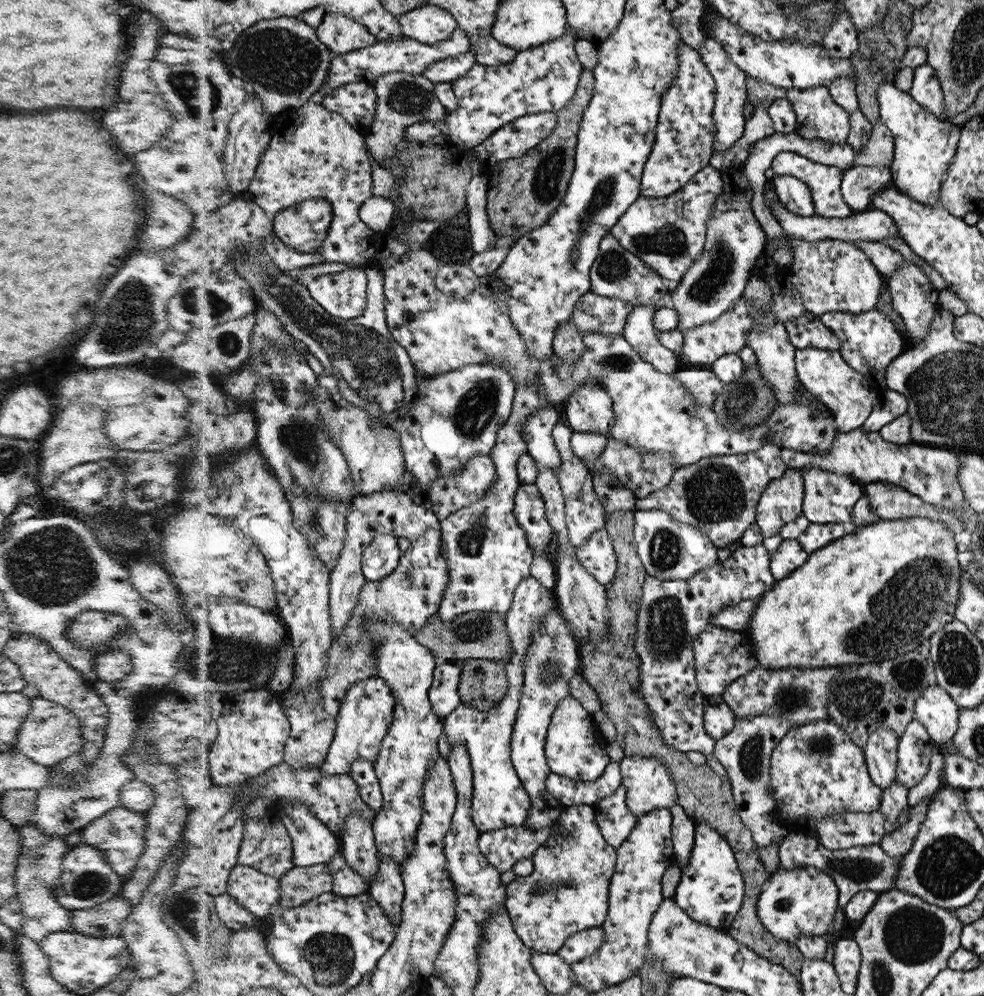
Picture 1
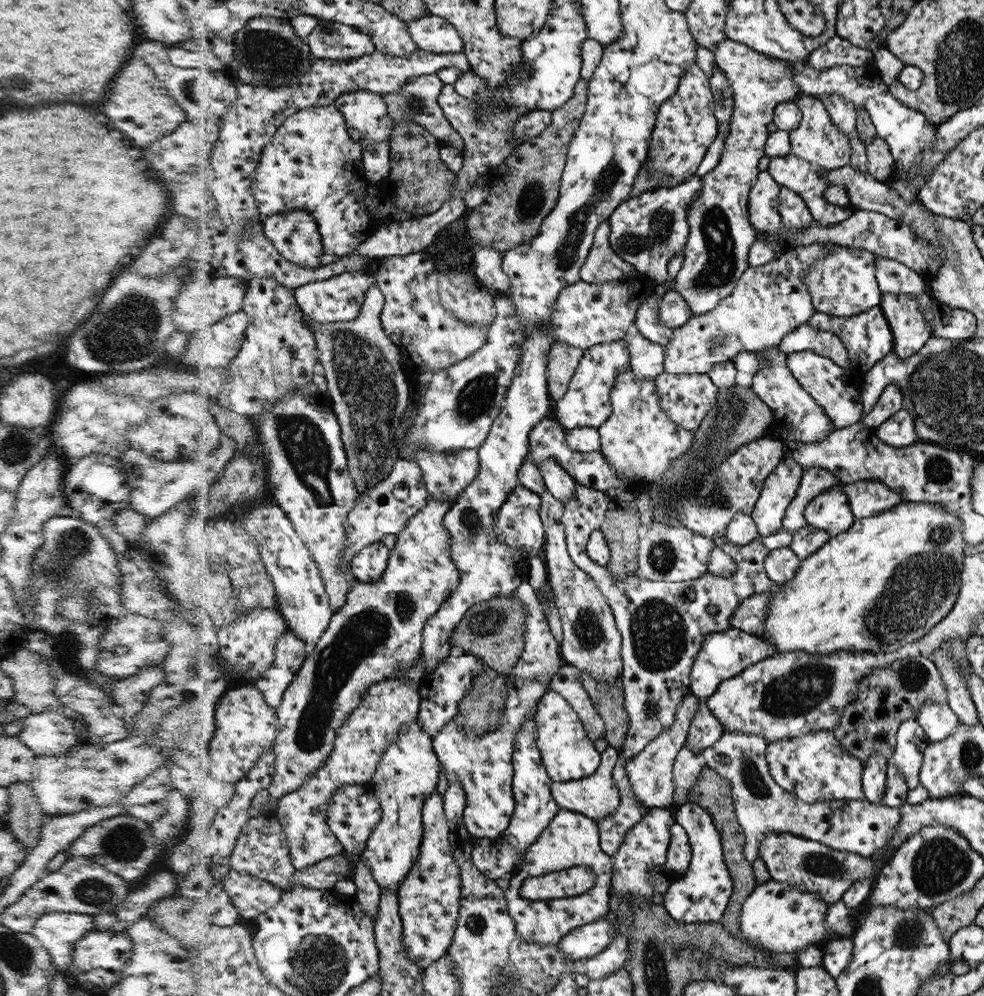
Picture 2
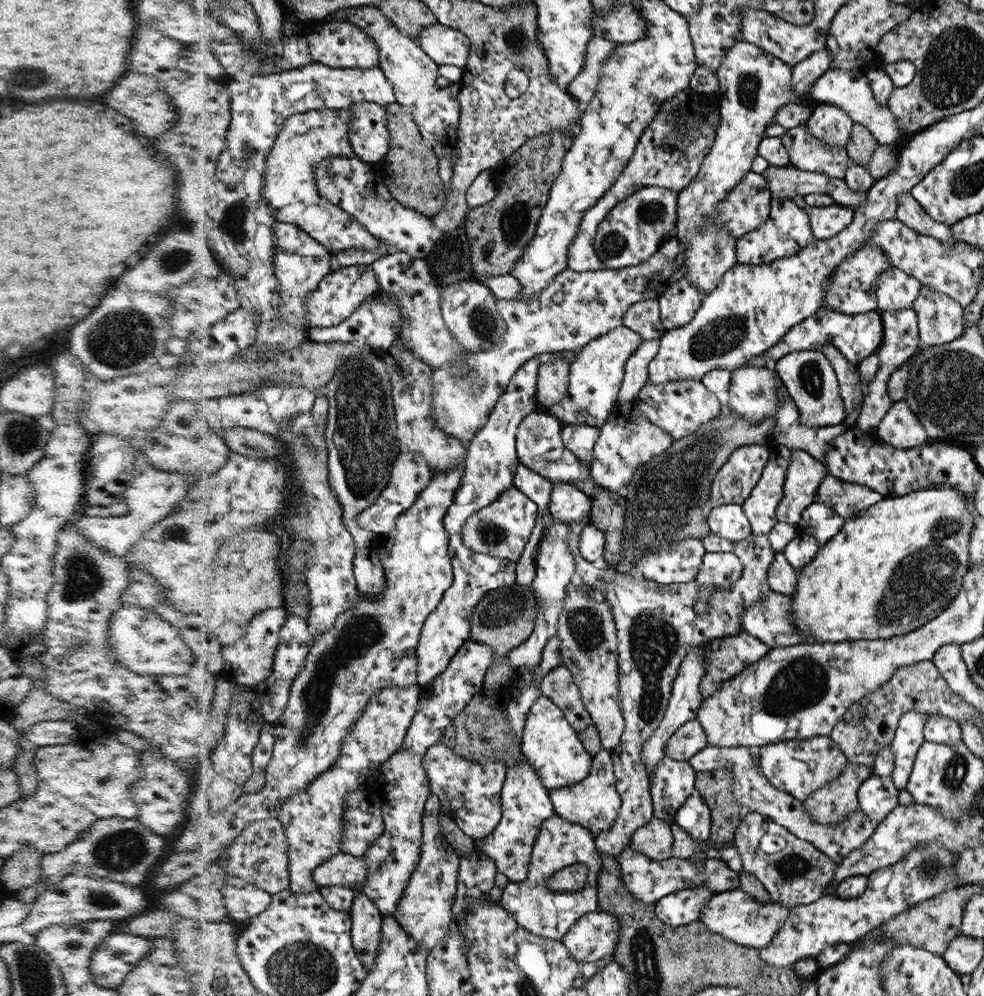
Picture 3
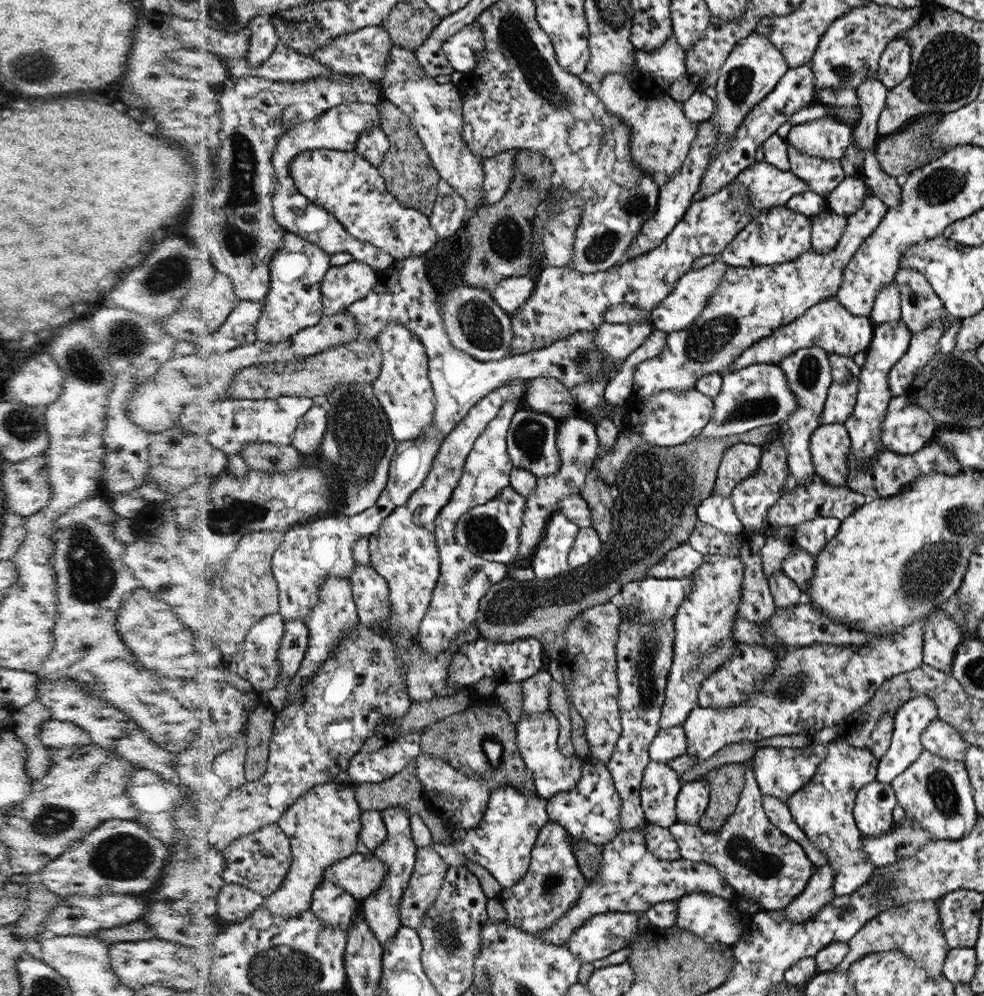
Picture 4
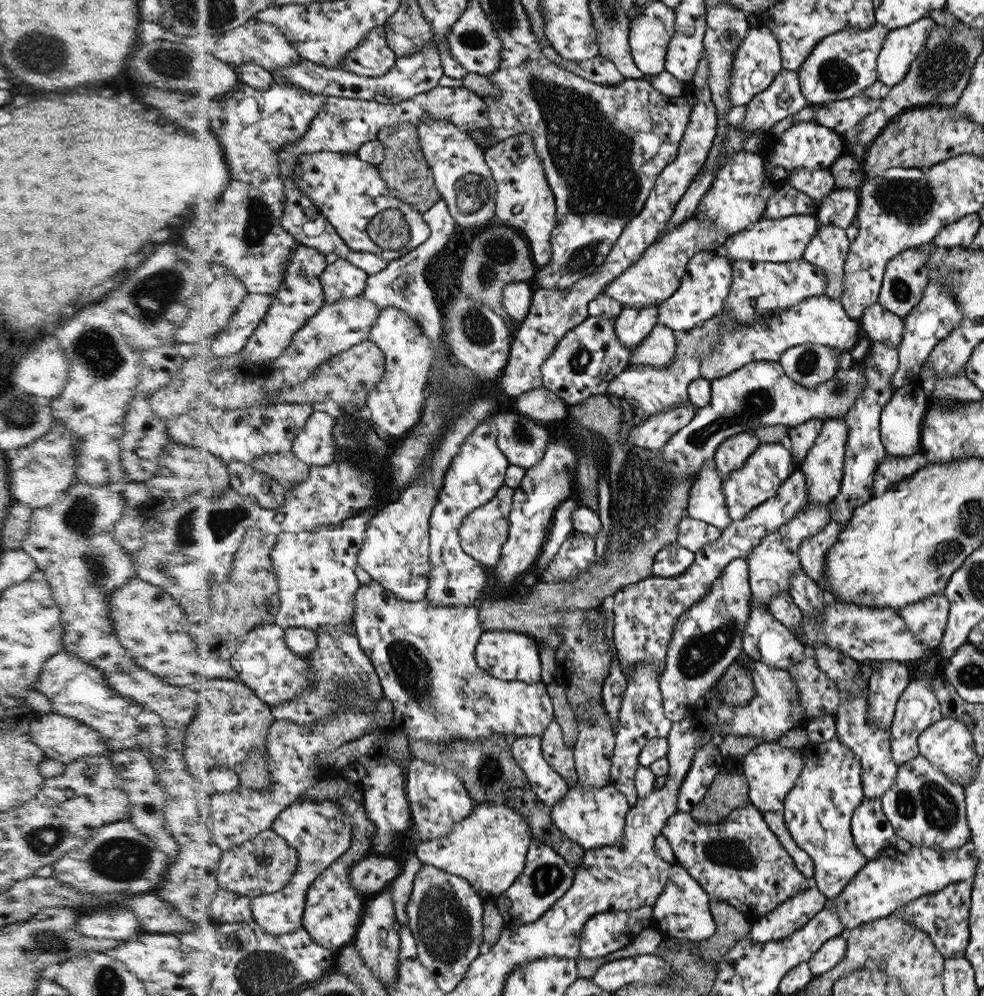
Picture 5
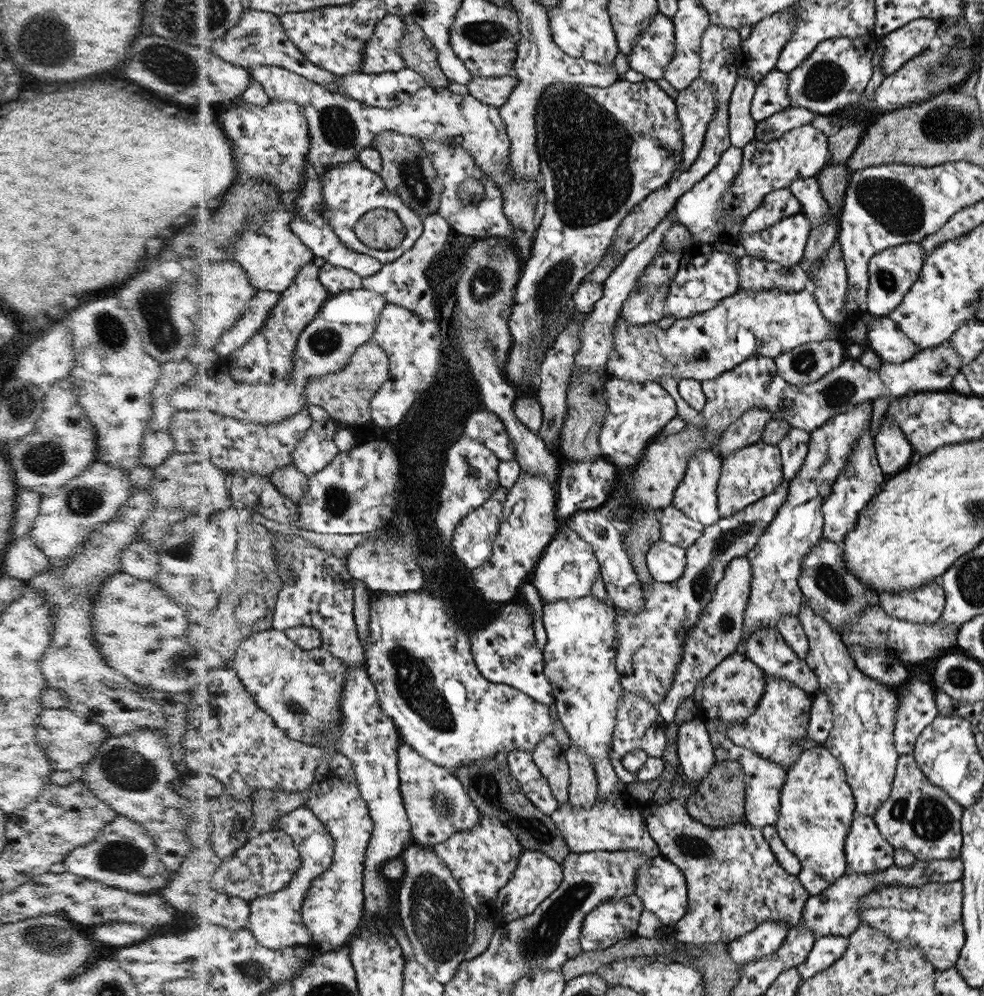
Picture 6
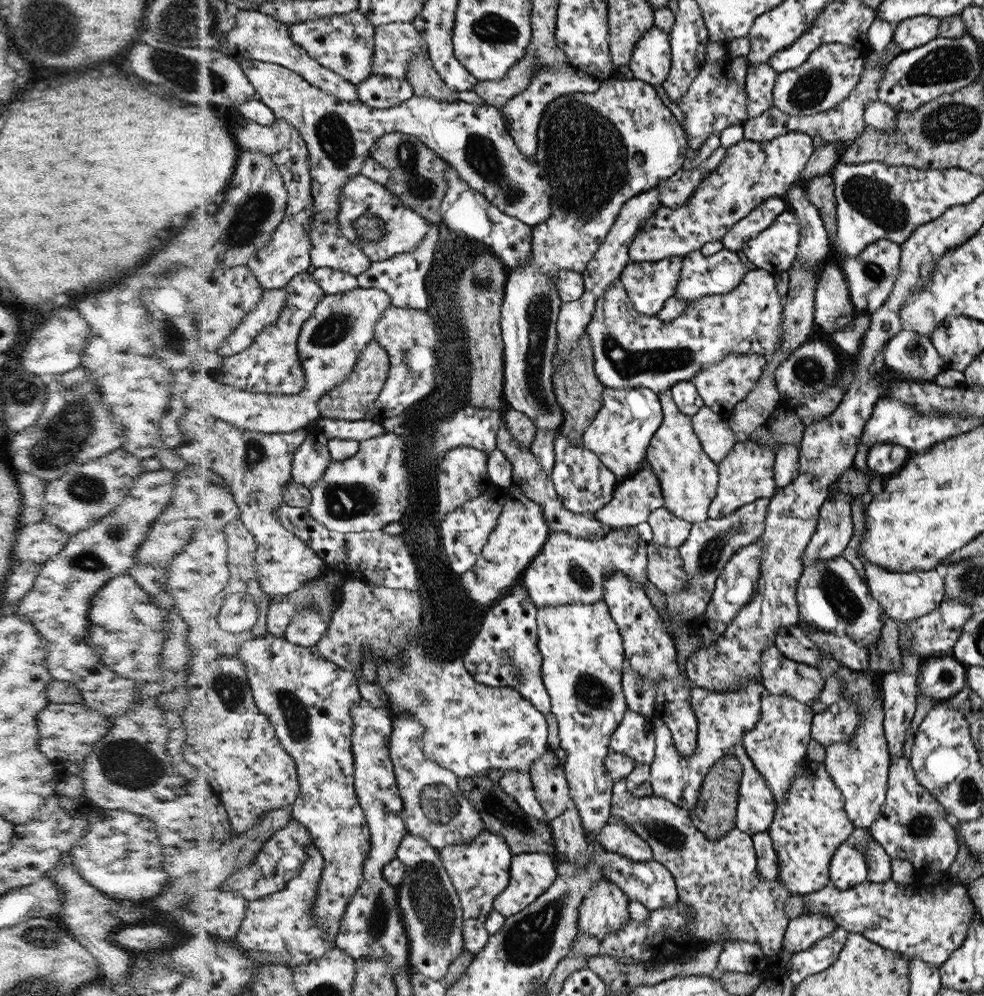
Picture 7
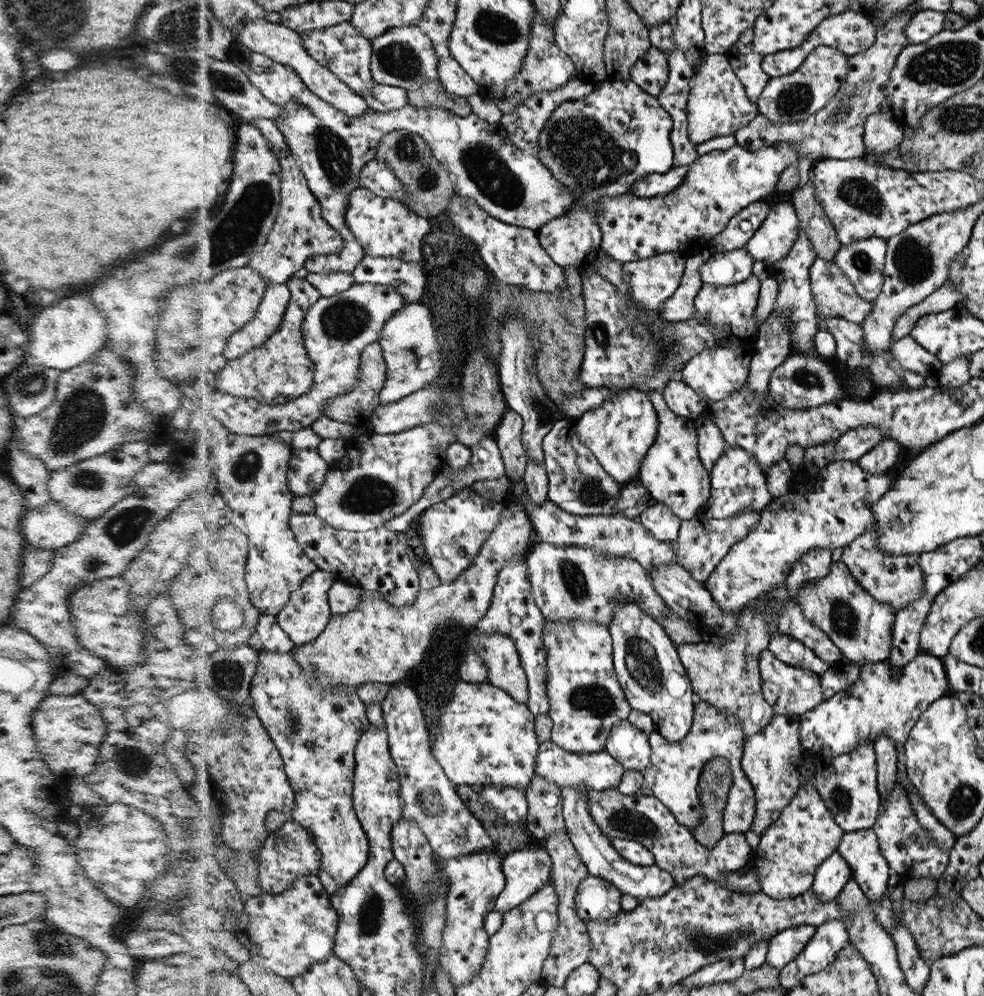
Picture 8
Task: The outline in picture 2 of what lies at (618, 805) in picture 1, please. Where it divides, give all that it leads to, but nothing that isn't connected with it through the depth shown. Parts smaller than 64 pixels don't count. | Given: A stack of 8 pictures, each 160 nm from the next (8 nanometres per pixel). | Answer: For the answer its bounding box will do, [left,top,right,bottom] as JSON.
[561,484,775,856]

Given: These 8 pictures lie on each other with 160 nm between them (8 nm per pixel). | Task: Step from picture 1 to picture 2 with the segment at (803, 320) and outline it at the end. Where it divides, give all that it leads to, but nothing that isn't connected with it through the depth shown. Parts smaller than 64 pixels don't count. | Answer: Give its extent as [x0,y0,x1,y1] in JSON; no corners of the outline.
[779,322,851,370]

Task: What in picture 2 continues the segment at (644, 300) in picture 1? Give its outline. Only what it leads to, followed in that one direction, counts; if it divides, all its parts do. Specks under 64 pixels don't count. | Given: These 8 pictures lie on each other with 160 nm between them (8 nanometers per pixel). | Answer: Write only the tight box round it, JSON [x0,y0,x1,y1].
[580,221,638,283]

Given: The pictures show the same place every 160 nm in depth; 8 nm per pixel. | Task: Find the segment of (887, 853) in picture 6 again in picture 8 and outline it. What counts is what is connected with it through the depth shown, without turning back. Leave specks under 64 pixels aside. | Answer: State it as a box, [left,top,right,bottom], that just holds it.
[810,852,853,902]

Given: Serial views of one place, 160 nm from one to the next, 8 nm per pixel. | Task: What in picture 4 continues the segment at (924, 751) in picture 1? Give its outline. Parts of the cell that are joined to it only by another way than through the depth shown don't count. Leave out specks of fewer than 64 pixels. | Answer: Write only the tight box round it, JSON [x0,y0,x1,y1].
[876,696,937,784]

